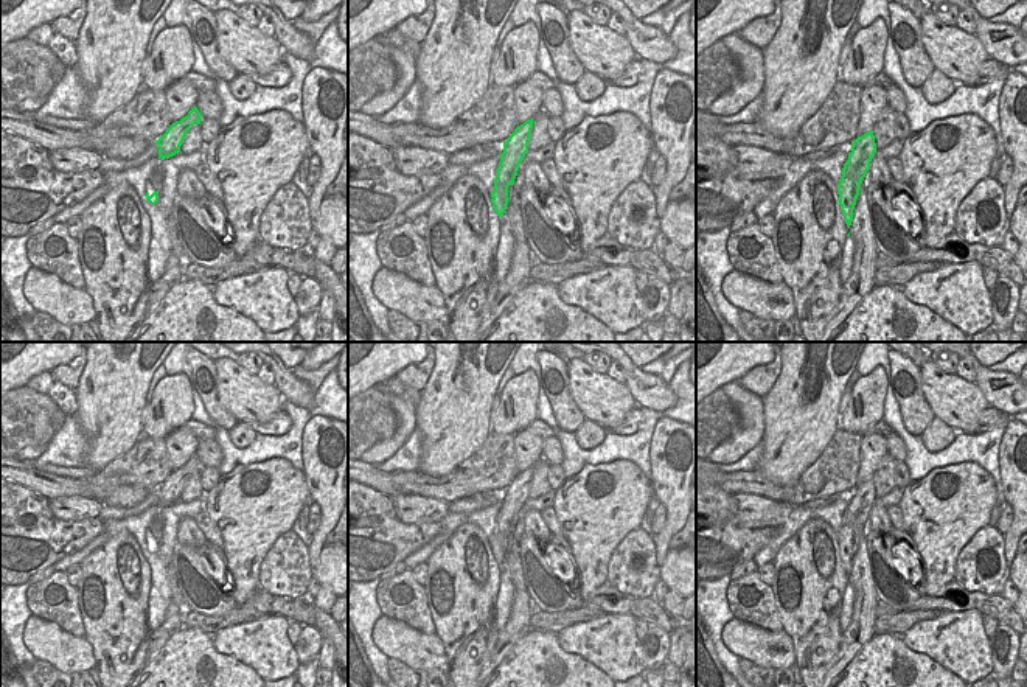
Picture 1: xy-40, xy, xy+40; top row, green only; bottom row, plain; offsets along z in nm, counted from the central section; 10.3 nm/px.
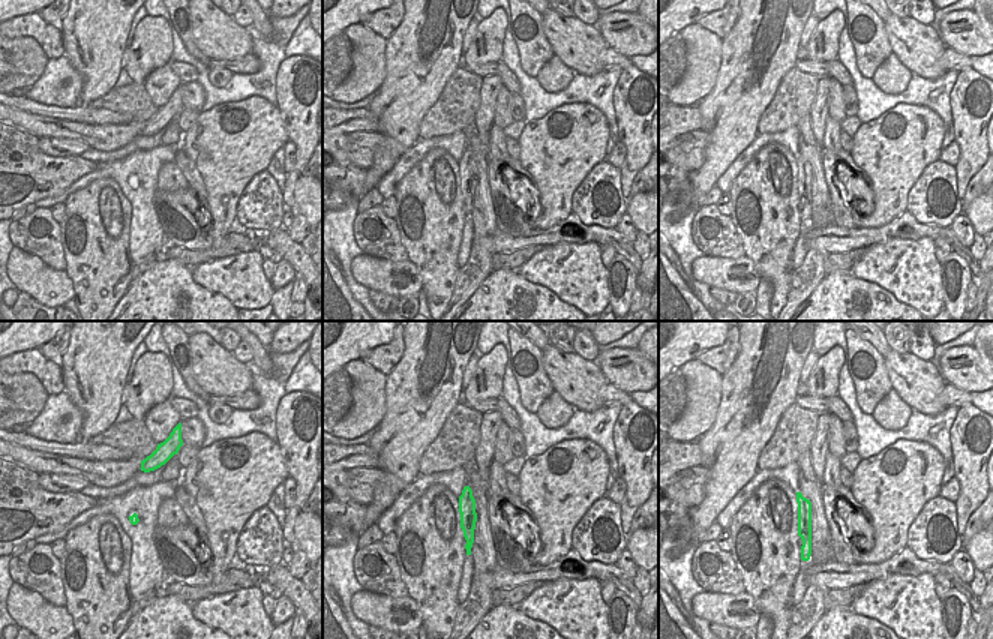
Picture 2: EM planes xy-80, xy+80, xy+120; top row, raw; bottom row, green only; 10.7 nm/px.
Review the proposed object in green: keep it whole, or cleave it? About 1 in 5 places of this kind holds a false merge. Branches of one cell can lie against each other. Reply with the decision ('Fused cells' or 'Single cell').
Single cell.

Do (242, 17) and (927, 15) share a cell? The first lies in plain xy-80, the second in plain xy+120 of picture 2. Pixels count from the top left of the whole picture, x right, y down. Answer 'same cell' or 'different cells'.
same cell

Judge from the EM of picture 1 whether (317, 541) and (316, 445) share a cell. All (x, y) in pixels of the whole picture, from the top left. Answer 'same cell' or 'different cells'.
same cell

